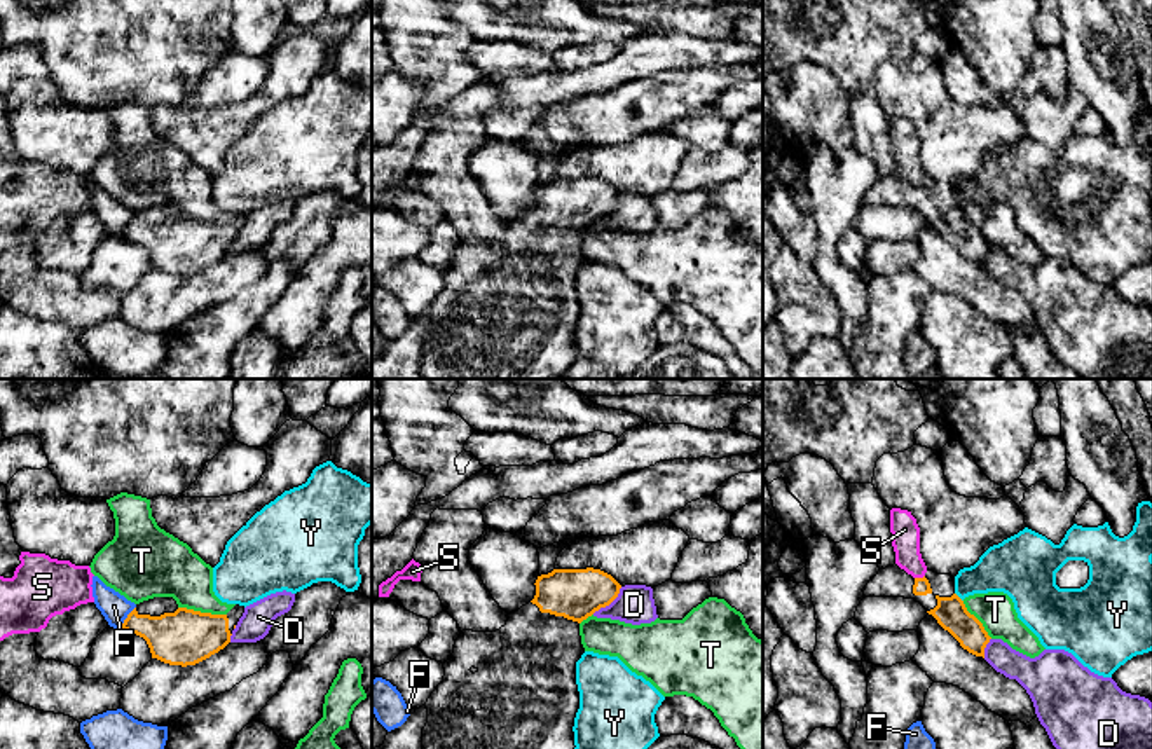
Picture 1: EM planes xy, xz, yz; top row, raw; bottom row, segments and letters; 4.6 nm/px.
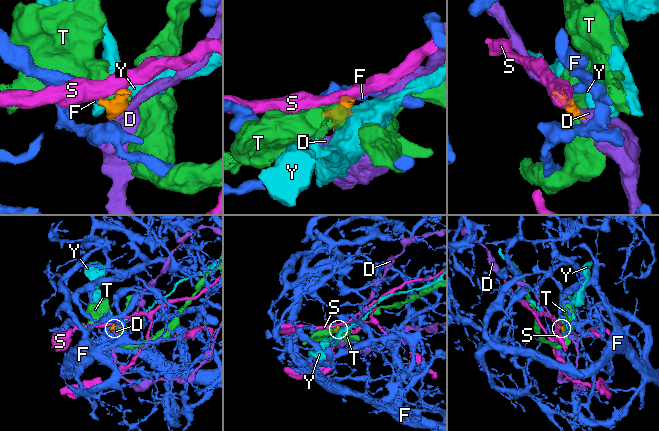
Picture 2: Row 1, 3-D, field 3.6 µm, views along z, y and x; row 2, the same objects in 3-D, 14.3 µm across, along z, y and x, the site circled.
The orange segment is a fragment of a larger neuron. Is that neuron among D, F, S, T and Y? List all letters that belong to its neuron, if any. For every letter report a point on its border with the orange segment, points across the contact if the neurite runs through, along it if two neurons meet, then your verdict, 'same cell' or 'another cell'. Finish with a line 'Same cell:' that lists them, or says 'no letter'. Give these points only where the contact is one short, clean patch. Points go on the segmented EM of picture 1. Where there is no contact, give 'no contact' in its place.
D: xz (608, 604) | along xz (622, 587), (608, 604), (592, 613) | another cell
F: xy (128, 617) | along xy (135, 606), (119, 627) | another cell
S: yz (918, 578) | along yz (924, 575), (915, 578) | another cell
T: xy (203, 613) | another cell
Y: yz (959, 597) | along yz (955, 592), (962, 601) | another cell
Same cell: no letter

